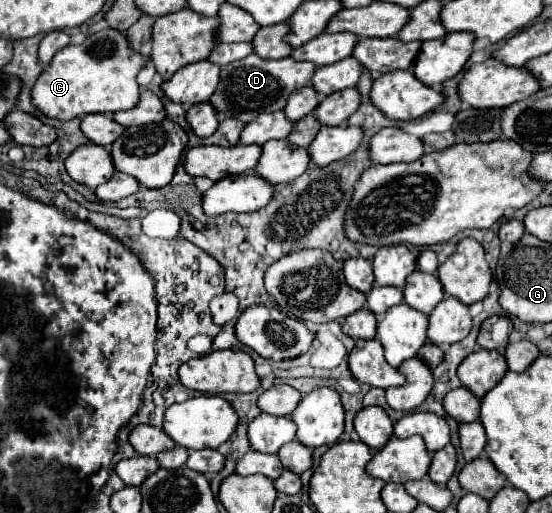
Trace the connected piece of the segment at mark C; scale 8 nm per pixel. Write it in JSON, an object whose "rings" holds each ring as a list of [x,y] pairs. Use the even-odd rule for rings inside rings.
{"rings":[[[106,29],[88,35],[82,45],[68,45],[54,55],[50,67],[38,77],[32,89],[32,101],[44,115],[60,121],[80,119],[90,113],[112,115],[116,111],[126,111],[140,101],[136,77],[146,61],[150,61],[146,55],[132,51],[122,31]]]}

